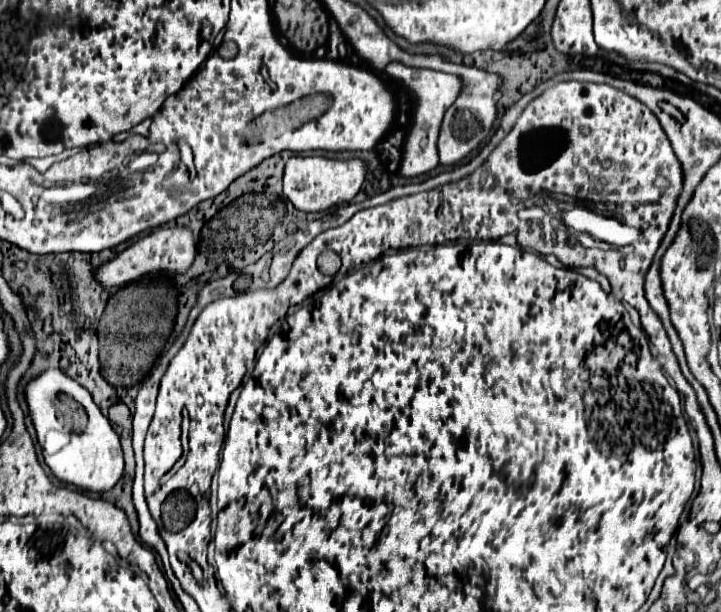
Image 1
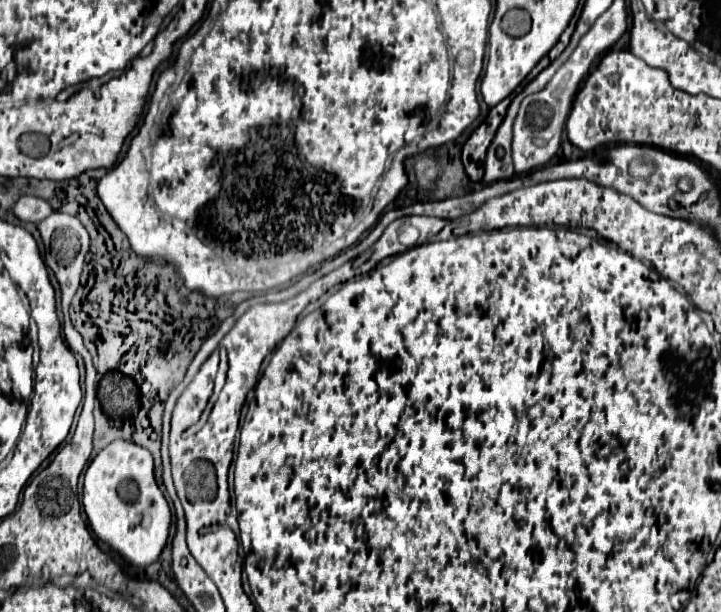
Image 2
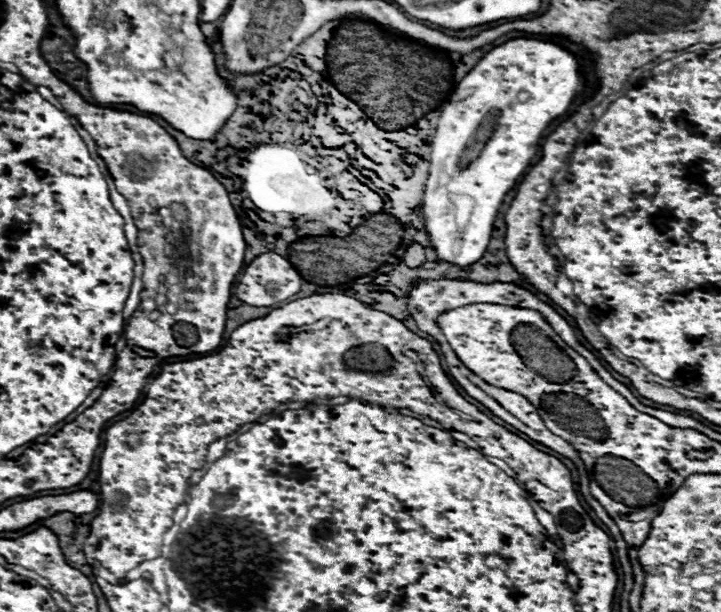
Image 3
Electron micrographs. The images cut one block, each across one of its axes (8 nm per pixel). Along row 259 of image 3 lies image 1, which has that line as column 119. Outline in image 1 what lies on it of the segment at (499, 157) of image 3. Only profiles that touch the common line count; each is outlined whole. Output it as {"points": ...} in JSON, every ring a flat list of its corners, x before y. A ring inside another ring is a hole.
{"points":[[54,370,54,374,40,374,26,386,26,400,30,406,30,414,38,432,38,442,42,446,44,462,52,470,52,474,76,488,90,490,90,492,106,492,116,486,116,482,124,474,124,452,120,446,120,436,112,428,110,420,100,412,94,404,90,392,80,386,76,380,68,378,64,372],[56,394,68,394,80,406,84,406,88,414,88,422,84,430,68,430,68,426,58,420,54,398]]}

